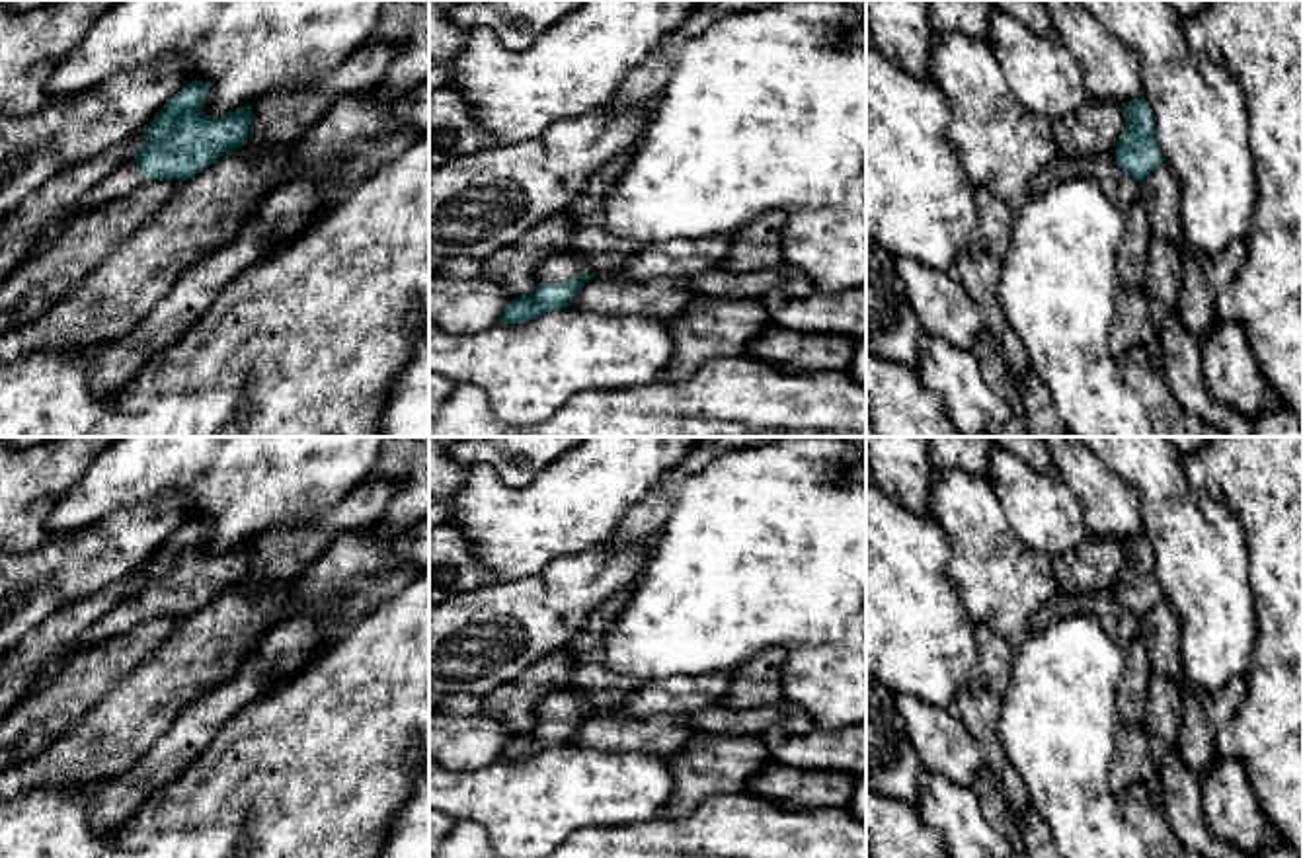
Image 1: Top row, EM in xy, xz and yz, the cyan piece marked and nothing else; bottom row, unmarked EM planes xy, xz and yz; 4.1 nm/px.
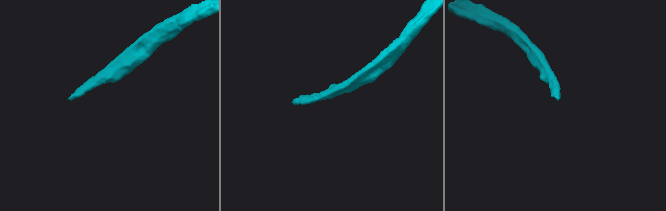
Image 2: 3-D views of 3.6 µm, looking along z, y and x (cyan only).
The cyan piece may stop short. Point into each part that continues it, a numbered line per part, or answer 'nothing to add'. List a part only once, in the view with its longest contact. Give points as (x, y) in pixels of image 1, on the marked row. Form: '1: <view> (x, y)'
1: xz (564, 268)

